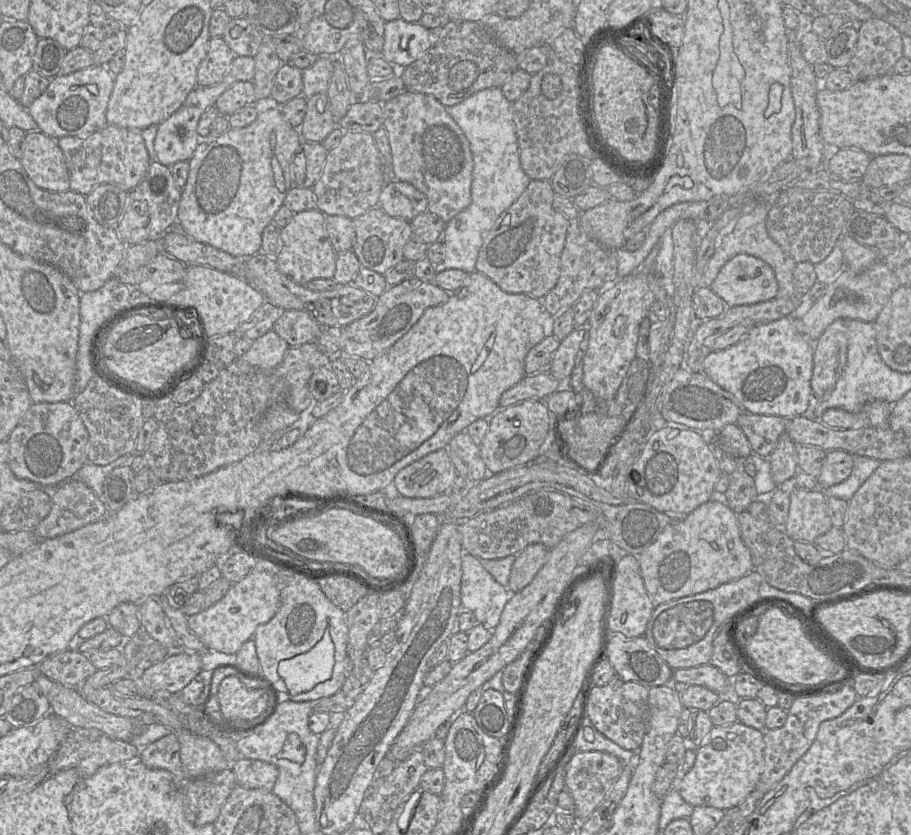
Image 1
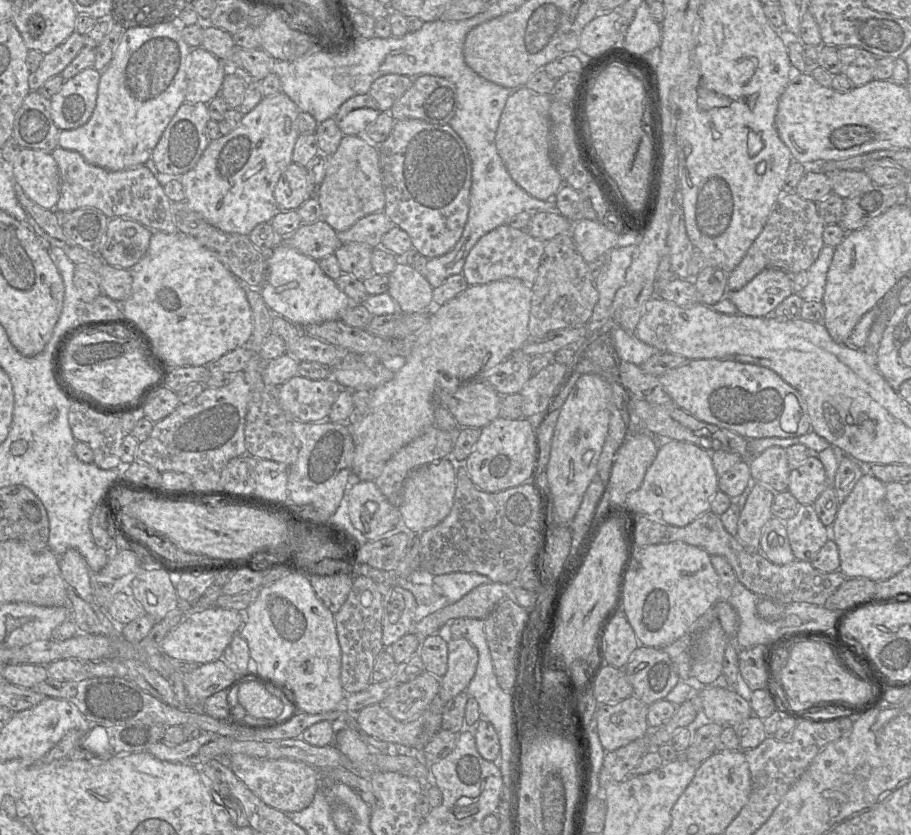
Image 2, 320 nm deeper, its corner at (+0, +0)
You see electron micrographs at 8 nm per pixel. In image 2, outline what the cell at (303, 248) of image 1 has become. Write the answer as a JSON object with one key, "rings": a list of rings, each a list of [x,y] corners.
{"rings":[[[280,240],[268,254],[267,277],[261,287],[261,295],[273,314],[280,315],[300,327],[330,320],[339,320],[343,310],[351,304],[359,304],[351,302],[350,298],[337,286],[335,280],[322,271],[317,260],[298,252]]]}

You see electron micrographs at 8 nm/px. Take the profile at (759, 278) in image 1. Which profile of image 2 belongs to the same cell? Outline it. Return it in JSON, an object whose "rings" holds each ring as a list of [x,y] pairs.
{"rings":[[[764,269],[742,289],[727,291],[728,298],[740,314],[768,317],[793,291],[792,277],[780,269]]]}

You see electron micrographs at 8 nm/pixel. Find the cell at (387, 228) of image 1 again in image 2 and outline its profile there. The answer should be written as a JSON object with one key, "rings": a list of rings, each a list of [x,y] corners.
{"rings":[[[351,242],[339,245],[334,255],[342,273],[351,274],[364,281],[375,275],[371,264],[373,249],[364,243]]]}

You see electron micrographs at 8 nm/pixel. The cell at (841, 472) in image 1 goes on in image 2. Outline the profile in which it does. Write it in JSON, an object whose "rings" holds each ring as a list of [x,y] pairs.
{"rings":[[[817,454],[790,471],[787,490],[799,504],[813,504],[826,487],[826,471]]]}

